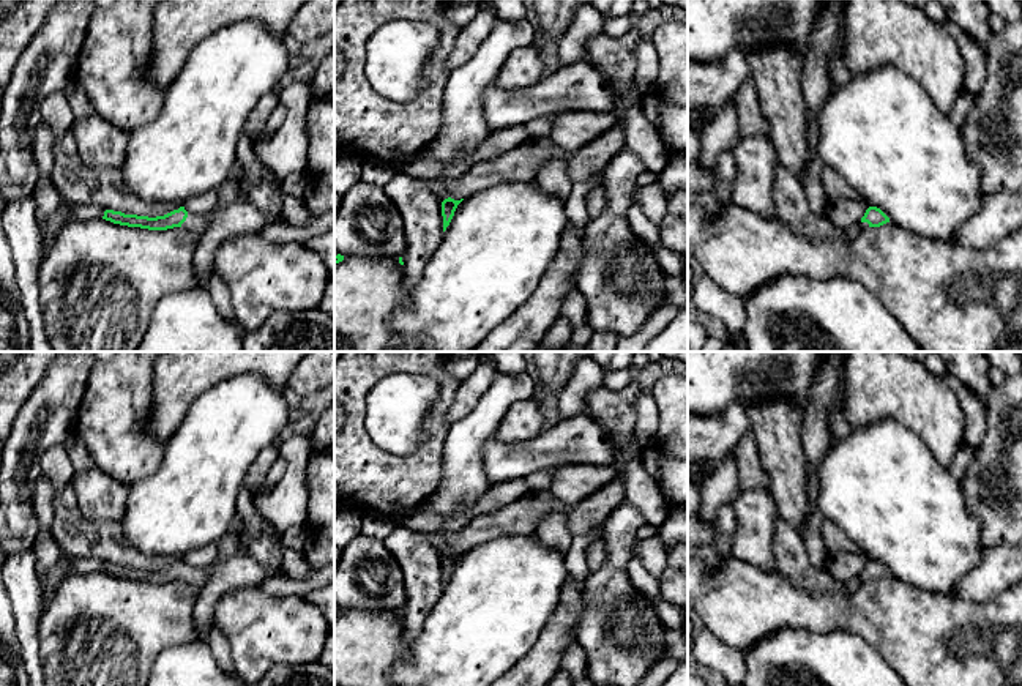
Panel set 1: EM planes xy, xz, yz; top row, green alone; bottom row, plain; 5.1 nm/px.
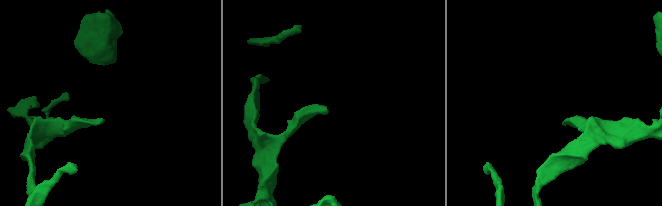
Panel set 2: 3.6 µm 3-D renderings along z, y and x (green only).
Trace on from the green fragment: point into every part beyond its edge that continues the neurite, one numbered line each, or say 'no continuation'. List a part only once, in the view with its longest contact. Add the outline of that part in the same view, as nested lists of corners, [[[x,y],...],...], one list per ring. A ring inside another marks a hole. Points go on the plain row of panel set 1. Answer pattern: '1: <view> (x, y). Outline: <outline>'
1: xy (232, 544). Outline: [[[232,528],[218,546],[218,560],[210,568],[200,569],[188,566],[188,571],[181,580],[202,588],[211,579],[218,563],[233,558],[248,550],[248,539],[243,539],[240,531],[237,528]]]

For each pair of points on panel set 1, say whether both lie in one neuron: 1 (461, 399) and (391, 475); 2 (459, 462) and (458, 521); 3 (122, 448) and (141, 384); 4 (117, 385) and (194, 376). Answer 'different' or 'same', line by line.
1: different
2: different
3: same
4: different

